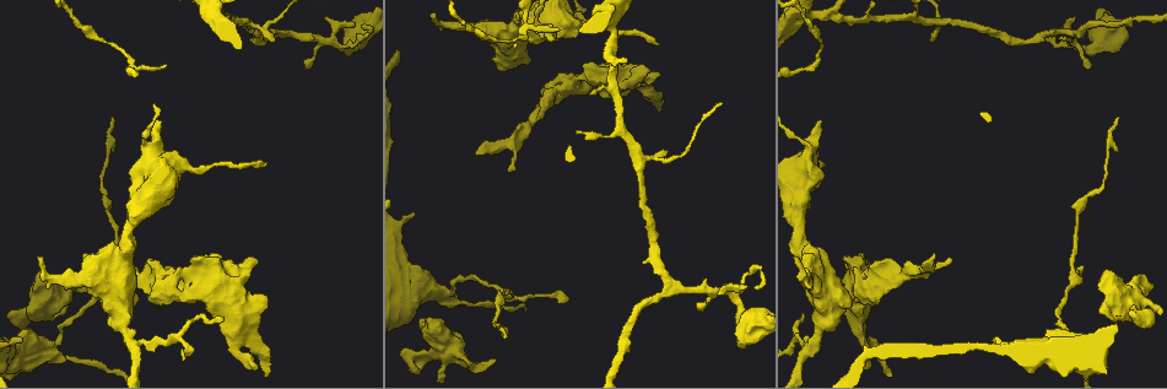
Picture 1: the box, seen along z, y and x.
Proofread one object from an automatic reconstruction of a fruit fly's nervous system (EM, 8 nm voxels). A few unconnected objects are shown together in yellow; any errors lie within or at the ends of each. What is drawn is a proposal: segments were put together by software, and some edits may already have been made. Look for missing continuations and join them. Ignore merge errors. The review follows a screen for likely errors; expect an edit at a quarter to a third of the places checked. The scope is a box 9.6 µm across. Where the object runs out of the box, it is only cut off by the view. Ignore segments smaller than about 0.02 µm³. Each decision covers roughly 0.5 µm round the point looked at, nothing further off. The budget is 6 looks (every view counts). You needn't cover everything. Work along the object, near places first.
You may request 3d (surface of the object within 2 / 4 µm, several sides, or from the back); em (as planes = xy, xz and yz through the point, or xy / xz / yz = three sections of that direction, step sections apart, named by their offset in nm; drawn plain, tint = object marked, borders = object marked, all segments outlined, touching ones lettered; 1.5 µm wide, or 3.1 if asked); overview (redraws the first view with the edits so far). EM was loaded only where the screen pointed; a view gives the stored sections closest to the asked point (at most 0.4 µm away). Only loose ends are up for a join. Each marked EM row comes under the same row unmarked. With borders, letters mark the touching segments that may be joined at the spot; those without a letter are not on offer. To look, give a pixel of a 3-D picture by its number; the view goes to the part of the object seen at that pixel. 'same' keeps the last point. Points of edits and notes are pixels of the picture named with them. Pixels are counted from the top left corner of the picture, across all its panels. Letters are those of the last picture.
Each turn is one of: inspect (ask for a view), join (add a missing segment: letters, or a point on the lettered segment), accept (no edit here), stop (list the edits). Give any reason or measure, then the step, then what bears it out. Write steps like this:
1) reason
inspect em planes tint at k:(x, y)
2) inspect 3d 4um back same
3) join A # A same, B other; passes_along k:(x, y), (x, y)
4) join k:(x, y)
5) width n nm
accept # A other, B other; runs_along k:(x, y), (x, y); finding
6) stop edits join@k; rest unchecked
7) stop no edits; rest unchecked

free end
inspect 3d 2um at 1:(646, 73)

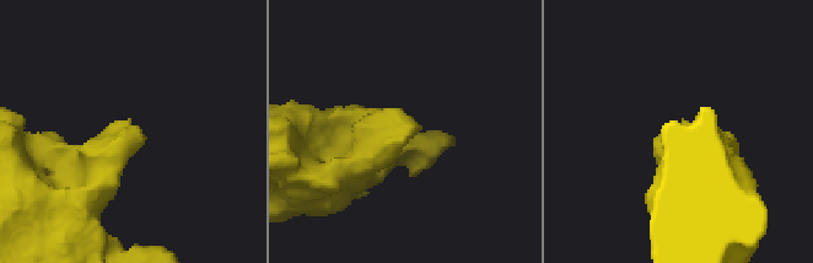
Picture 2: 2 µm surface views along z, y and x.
now the EM
inspect em xy step 8 borders at 2:(403, 139)

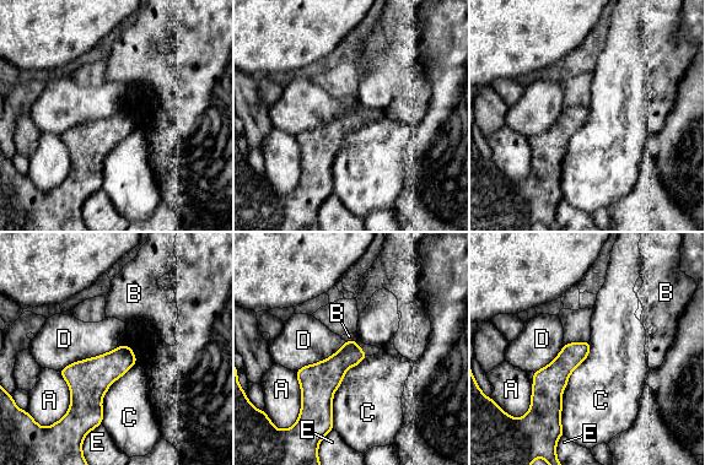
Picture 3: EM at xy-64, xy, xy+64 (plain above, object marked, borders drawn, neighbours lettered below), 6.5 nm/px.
accept # A other, B other, C other, D other, E other; border 3:(590, 341), (561, 396), (561, 431); no lettered segment goes on from it

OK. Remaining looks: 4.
stops while still wide
inspect em yz step 4 tint at 1:(85, 257)

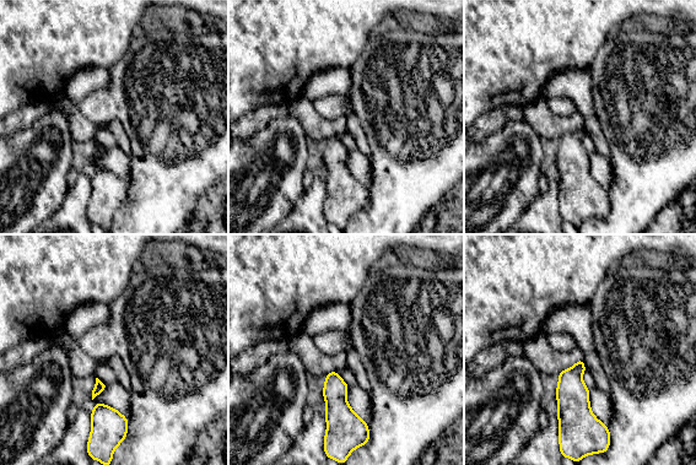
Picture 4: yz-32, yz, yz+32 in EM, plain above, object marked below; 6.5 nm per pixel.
cut it another way
inspect em xz step 8 borders same

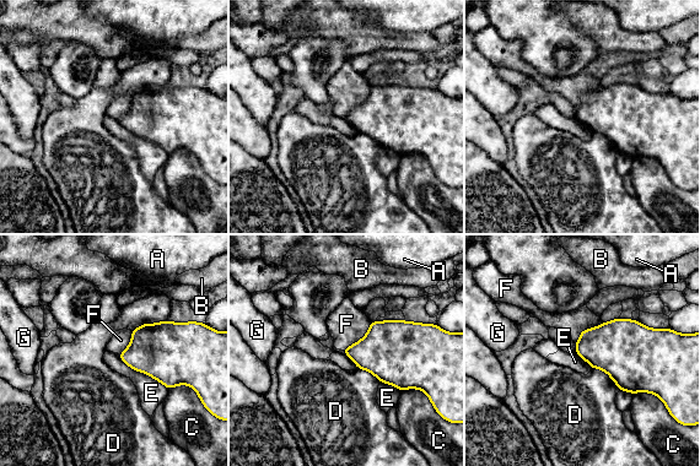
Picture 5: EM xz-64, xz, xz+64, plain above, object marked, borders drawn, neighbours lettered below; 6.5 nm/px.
longest_contact E 400 nm
accept # A other, B other, C other, D other, E other, F other, G other; none of them fits

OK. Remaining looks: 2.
inspect 3d 4um at 1:(419, 326)

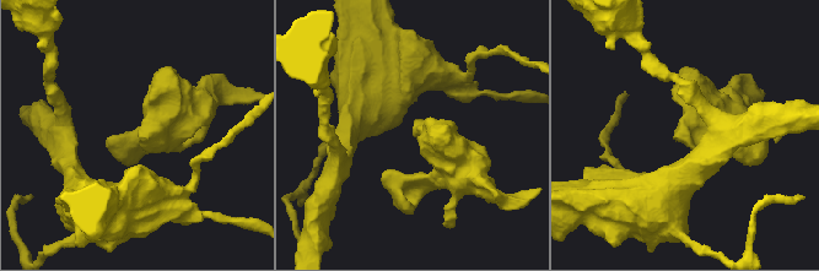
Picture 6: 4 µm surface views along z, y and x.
shape alone is not enough
inspect em xz step 4 borders at 6:(141, 147)

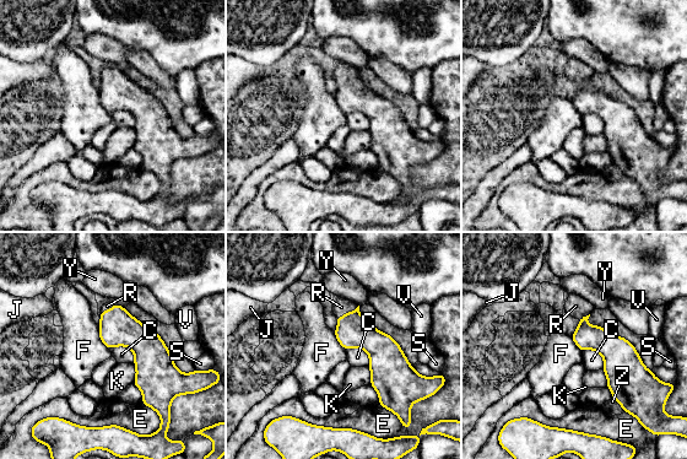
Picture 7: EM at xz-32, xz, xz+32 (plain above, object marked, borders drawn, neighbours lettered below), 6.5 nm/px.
join R # C other, E other, F other, J other, K other, R same, S other, V other, Y other, Z other; passes_along 7:(353, 330), (347, 313), (342, 306); the cell continues

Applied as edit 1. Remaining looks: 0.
stop edits join@7; rest unchecked

